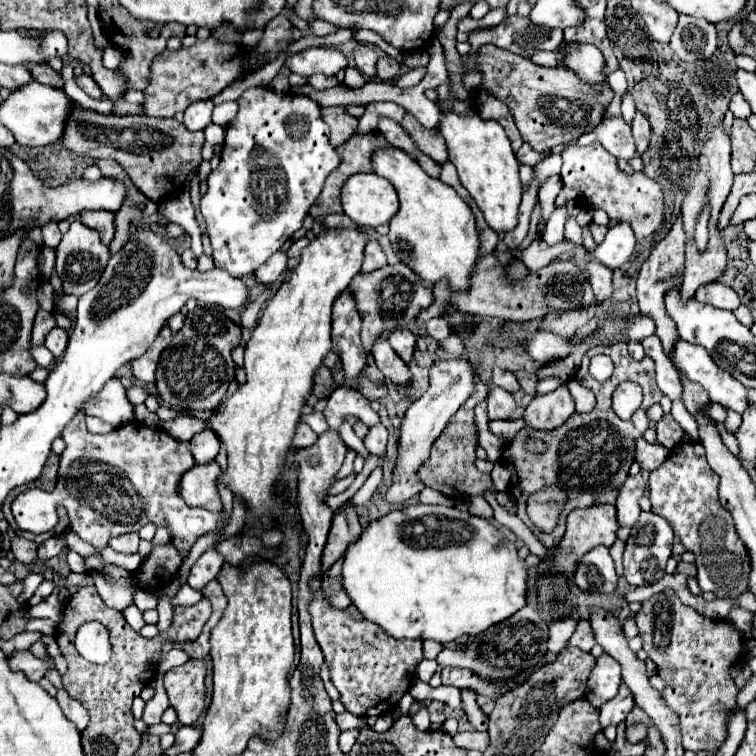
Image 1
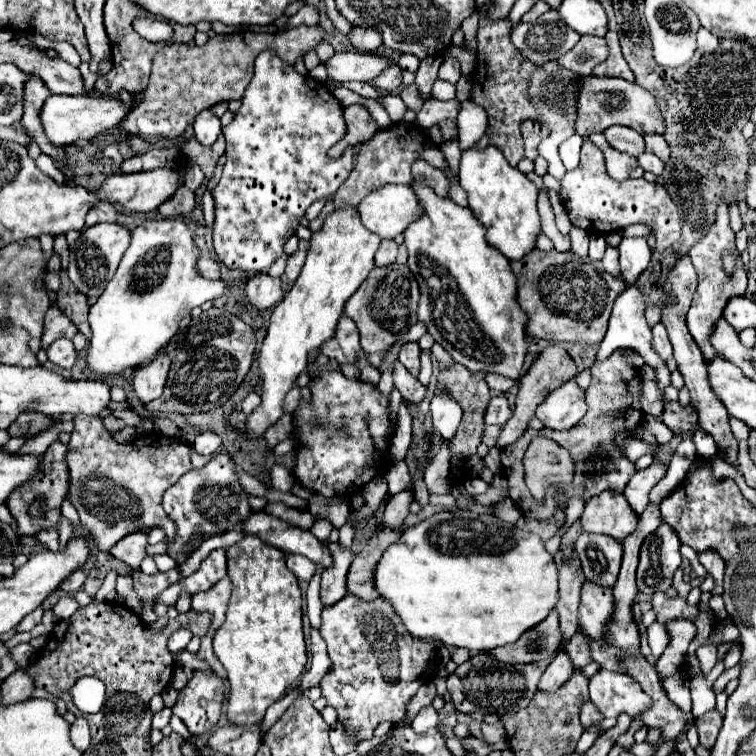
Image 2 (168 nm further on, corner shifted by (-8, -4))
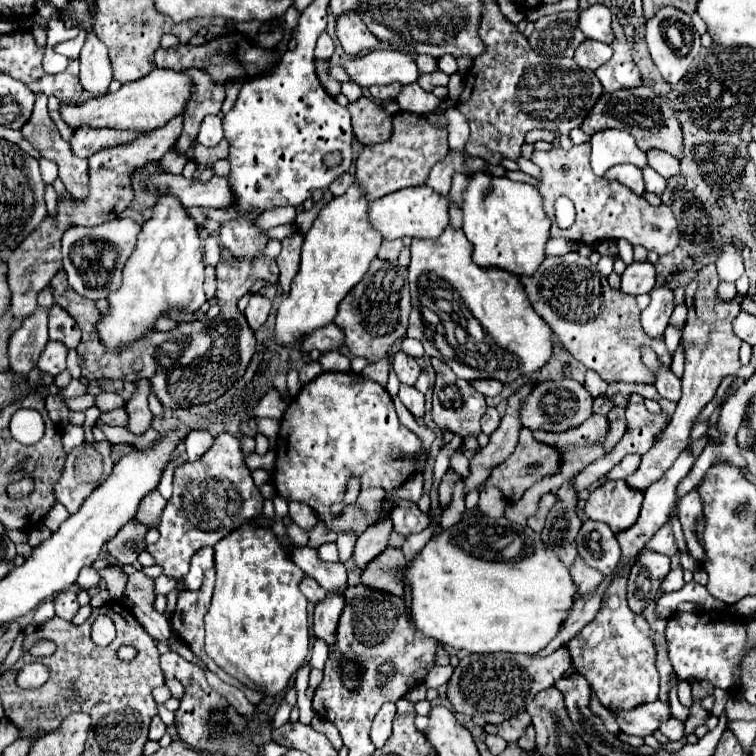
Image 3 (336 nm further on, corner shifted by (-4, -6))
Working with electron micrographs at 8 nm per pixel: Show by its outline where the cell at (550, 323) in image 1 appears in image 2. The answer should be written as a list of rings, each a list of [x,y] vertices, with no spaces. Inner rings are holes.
[[[552,345],[552,347],[546,347],[544,351],[540,351],[536,361],[530,365],[528,373],[518,383],[520,389],[518,389],[518,397],[516,397],[516,411],[514,411],[514,417],[504,425],[504,429],[498,437],[498,445],[506,447],[506,445],[518,441],[518,437],[524,433],[528,421],[532,419],[536,405],[540,405],[540,401],[544,401],[544,397],[548,397],[548,393],[552,393],[556,387],[570,381],[574,377],[574,373],[576,373],[576,363],[570,357],[570,353],[566,353],[564,349],[558,349],[556,345]]]

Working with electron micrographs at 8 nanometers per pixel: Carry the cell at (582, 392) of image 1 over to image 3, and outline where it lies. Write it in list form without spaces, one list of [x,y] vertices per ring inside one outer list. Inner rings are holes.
[[[592,369],[586,371],[586,381],[584,381],[584,387],[592,393],[592,397],[598,397],[598,395],[604,395],[606,393],[606,387],[608,383]]]

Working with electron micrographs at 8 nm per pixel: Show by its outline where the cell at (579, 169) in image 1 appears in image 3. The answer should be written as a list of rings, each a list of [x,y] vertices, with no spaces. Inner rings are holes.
[[[590,143],[574,145],[568,151],[534,151],[530,159],[542,171],[542,175],[538,177],[538,191],[544,197],[544,209],[552,220],[551,238],[565,238],[584,245],[594,245],[604,239],[626,239],[632,247],[642,245],[646,251],[654,251],[658,255],[666,255],[676,249],[680,233],[672,211],[668,211],[668,207],[664,205],[650,205],[644,197],[632,193],[618,181],[596,177],[590,167]],[[562,195],[570,197],[576,207],[576,221],[567,229],[561,229],[555,221],[554,205]]]

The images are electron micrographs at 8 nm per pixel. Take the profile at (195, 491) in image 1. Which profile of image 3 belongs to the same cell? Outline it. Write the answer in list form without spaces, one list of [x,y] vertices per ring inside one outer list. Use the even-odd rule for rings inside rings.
[[[222,431],[210,451],[206,451],[198,461],[186,463],[174,471],[174,495],[160,521],[160,539],[148,545],[148,553],[162,567],[164,575],[172,579],[184,579],[190,567],[190,557],[200,547],[214,547],[222,537],[232,533],[244,521],[260,517],[264,497],[252,481],[252,475],[244,467],[244,455],[240,451],[240,441]]]

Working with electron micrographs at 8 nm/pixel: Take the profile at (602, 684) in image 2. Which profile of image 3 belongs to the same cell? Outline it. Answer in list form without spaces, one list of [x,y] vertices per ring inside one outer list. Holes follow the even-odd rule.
[[[662,701],[644,703],[644,707],[636,707],[636,711],[612,711],[616,717],[622,733],[628,735],[654,735],[660,729],[660,723],[668,721],[672,717],[670,705]]]

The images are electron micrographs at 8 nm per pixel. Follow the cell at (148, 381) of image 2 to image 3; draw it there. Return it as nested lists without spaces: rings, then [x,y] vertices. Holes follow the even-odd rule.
[[[144,379],[138,383],[134,395],[126,401],[126,413],[128,413],[128,425],[126,429],[132,433],[132,435],[144,435],[146,429],[150,427],[150,421],[152,421],[152,413],[148,409],[148,395],[150,395],[152,387],[150,383]]]

